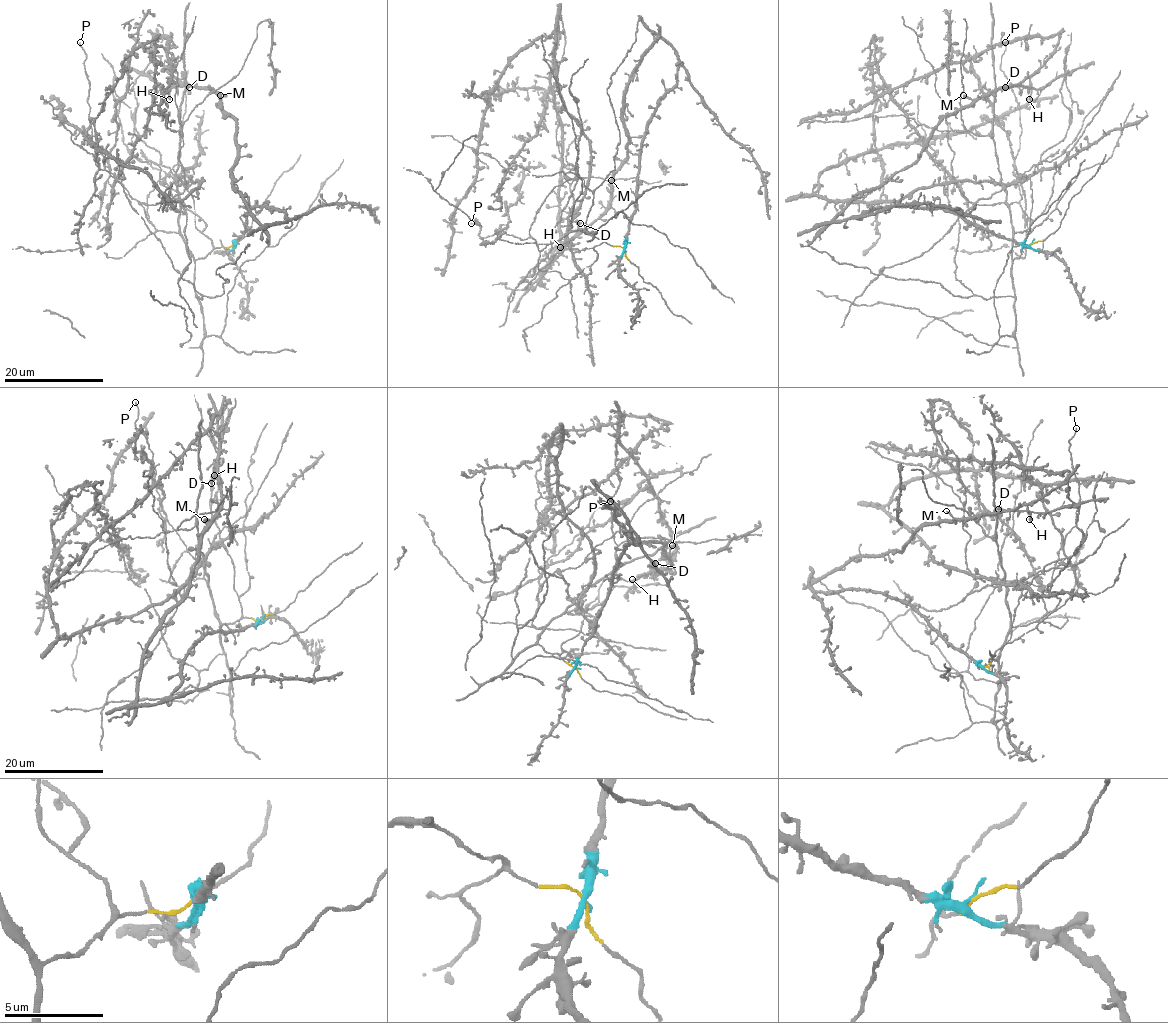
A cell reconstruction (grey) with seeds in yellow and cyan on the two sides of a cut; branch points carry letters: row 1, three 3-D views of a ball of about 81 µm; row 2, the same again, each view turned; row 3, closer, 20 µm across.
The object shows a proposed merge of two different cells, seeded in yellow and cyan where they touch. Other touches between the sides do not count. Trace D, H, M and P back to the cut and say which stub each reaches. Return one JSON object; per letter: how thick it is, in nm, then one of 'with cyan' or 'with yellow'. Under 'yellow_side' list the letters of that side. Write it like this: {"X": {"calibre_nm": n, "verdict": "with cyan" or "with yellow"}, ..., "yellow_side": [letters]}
{"D": {"calibre_nm": 480, "verdict": "with cyan"}, "H": {"calibre_nm": 360, "verdict": "with cyan"}, "M": {"calibre_nm": 400, "verdict": "with cyan"}, "P": {"calibre_nm": 180, "verdict": "with yellow"}, "yellow_side": ["P"]}

